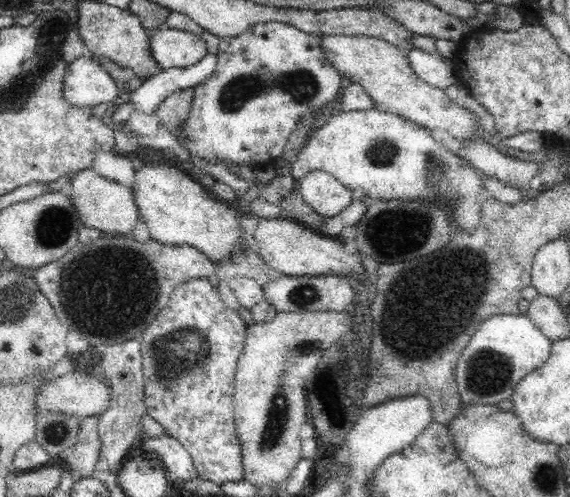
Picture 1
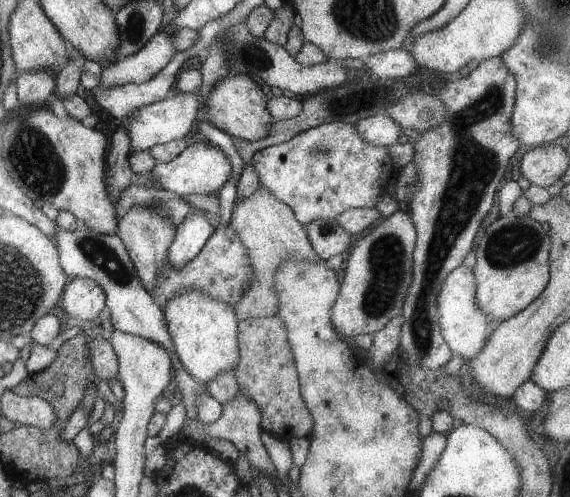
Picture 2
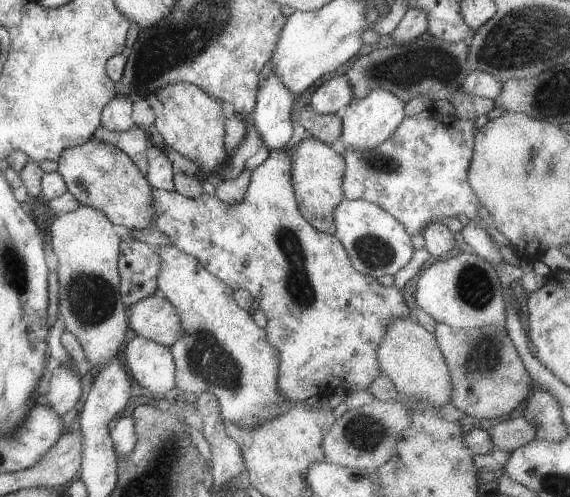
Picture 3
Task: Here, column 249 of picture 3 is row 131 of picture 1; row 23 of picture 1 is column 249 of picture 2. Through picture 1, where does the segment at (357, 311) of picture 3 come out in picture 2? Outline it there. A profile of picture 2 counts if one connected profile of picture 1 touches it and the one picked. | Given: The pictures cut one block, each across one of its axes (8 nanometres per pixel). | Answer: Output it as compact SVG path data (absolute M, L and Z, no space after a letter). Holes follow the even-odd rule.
M131 206L129 210L120 213L117 223L117 236L121 239L137 270L137 276L143 288L151 292L161 305L169 298L183 296L189 290L201 290L209 298L235 306L239 298L243 298L243 288L253 282L249 258L245 254L245 246L241 244L239 236L231 228L231 224L217 227L213 234L207 238L201 250L187 264L179 270L173 270L167 264L167 248L175 236L176 227L171 226L169 218L157 206Z

